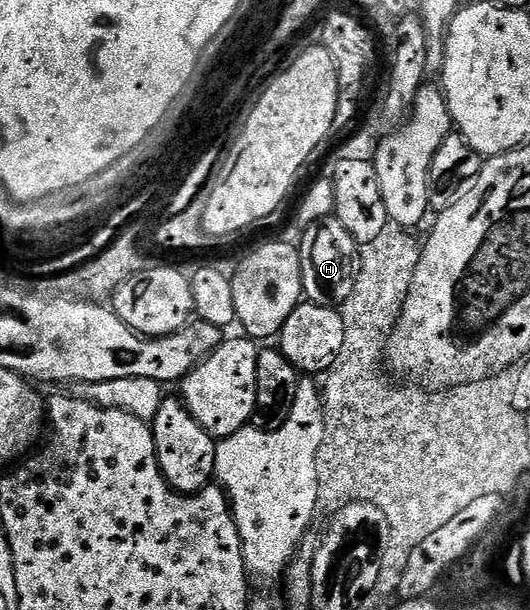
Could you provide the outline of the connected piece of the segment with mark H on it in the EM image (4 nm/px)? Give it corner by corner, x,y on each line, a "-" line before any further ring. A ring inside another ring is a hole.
331,215
322,221
312,223
308,231
300,237
300,267
302,268
302,292
305,300
312,305
332,305
340,307
352,295
354,280
358,274
358,250
356,239
348,235
344,223

